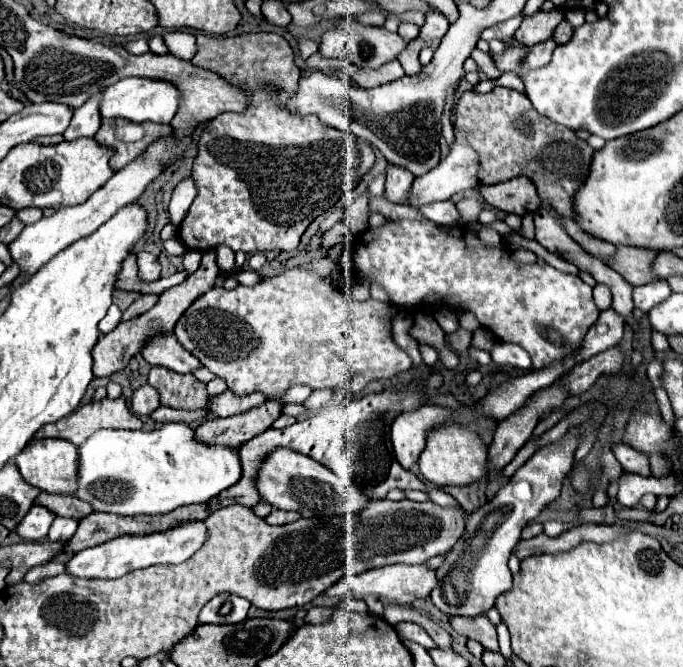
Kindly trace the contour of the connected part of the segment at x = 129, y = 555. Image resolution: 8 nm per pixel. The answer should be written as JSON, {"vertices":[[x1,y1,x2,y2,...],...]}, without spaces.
{"vertices":[[201,520,181,522,175,528,167,528,153,534,141,534,141,536,123,534,117,536,117,540,107,540,99,546,77,552,71,560,67,560,65,574,79,576,79,578,111,580,111,578,121,578,137,568,147,568,155,564,181,564,201,548,203,540,205,540,205,524]]}

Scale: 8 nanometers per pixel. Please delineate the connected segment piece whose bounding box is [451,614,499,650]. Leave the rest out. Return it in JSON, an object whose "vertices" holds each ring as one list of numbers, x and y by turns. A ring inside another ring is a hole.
{"vertices":[[485,614,477,616,477,618,459,618,459,616,455,616,451,620,451,624,453,624,453,628,459,634,465,634,467,638,479,640,483,644,483,648,487,648,487,650,499,650,495,624,491,624,491,620]]}

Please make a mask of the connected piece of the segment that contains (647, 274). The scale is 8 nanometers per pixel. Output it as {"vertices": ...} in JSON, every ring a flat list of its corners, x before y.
{"vertices":[[617,246,617,252,613,254,613,260,609,260,609,266,619,272,631,286,649,284,655,280,651,276,651,262,657,256,657,252,637,246]]}

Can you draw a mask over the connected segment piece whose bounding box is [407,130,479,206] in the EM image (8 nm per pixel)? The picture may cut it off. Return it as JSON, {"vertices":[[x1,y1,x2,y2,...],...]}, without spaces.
{"vertices":[[455,130,455,142,451,152,447,154,447,158,443,158,439,162,437,168,433,168,433,172,427,172,425,176,415,178,413,188,411,188,411,200,407,202,409,206,423,206,423,204,431,204,437,200,449,200,455,194,461,194,465,190,477,188,479,186,479,156,473,148,469,148,469,142,465,142,463,136,459,136,461,132]]}

